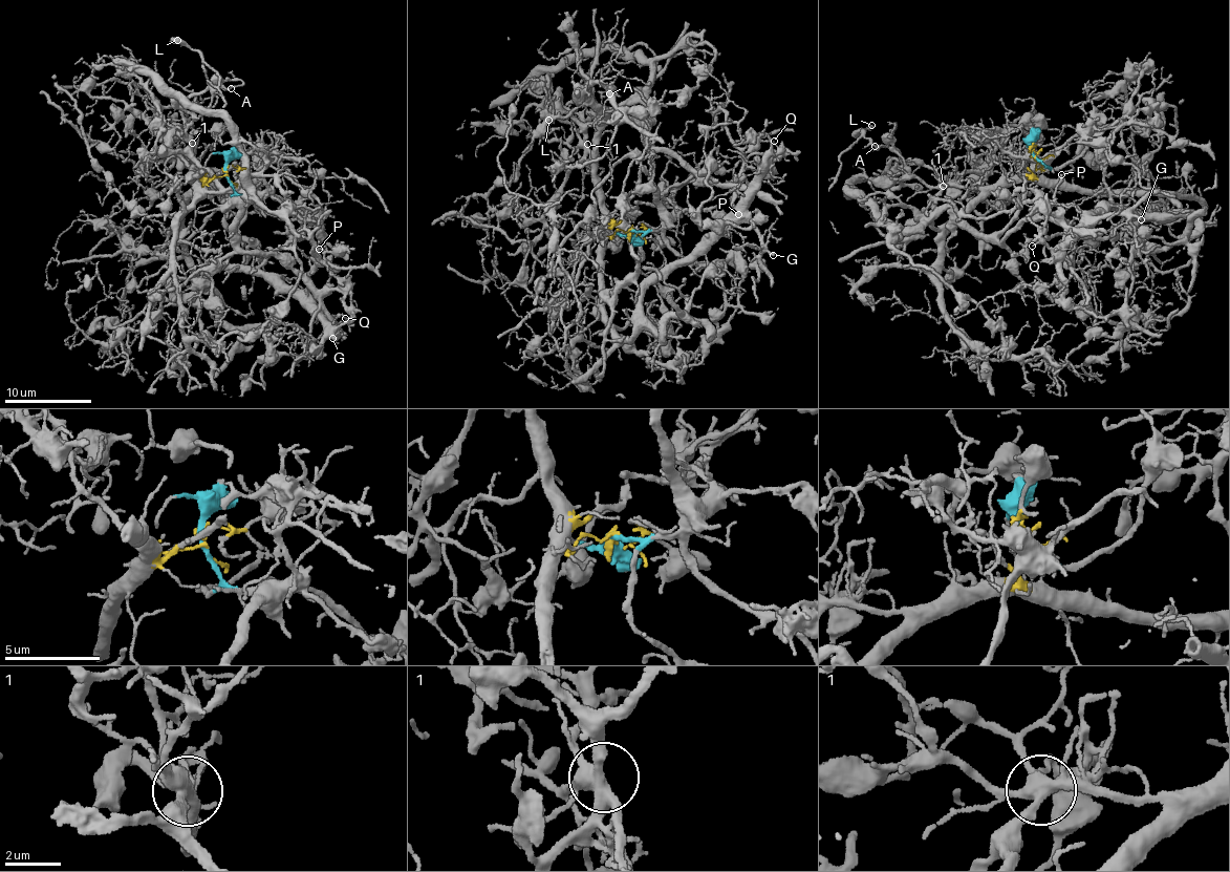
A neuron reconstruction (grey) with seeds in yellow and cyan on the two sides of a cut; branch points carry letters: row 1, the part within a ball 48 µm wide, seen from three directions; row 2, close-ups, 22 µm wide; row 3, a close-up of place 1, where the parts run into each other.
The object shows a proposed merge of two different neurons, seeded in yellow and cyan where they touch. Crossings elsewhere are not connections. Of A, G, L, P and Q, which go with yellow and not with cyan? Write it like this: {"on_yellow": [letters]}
{"on_yellow": ["A", "G", "L", "P", "Q"]}

